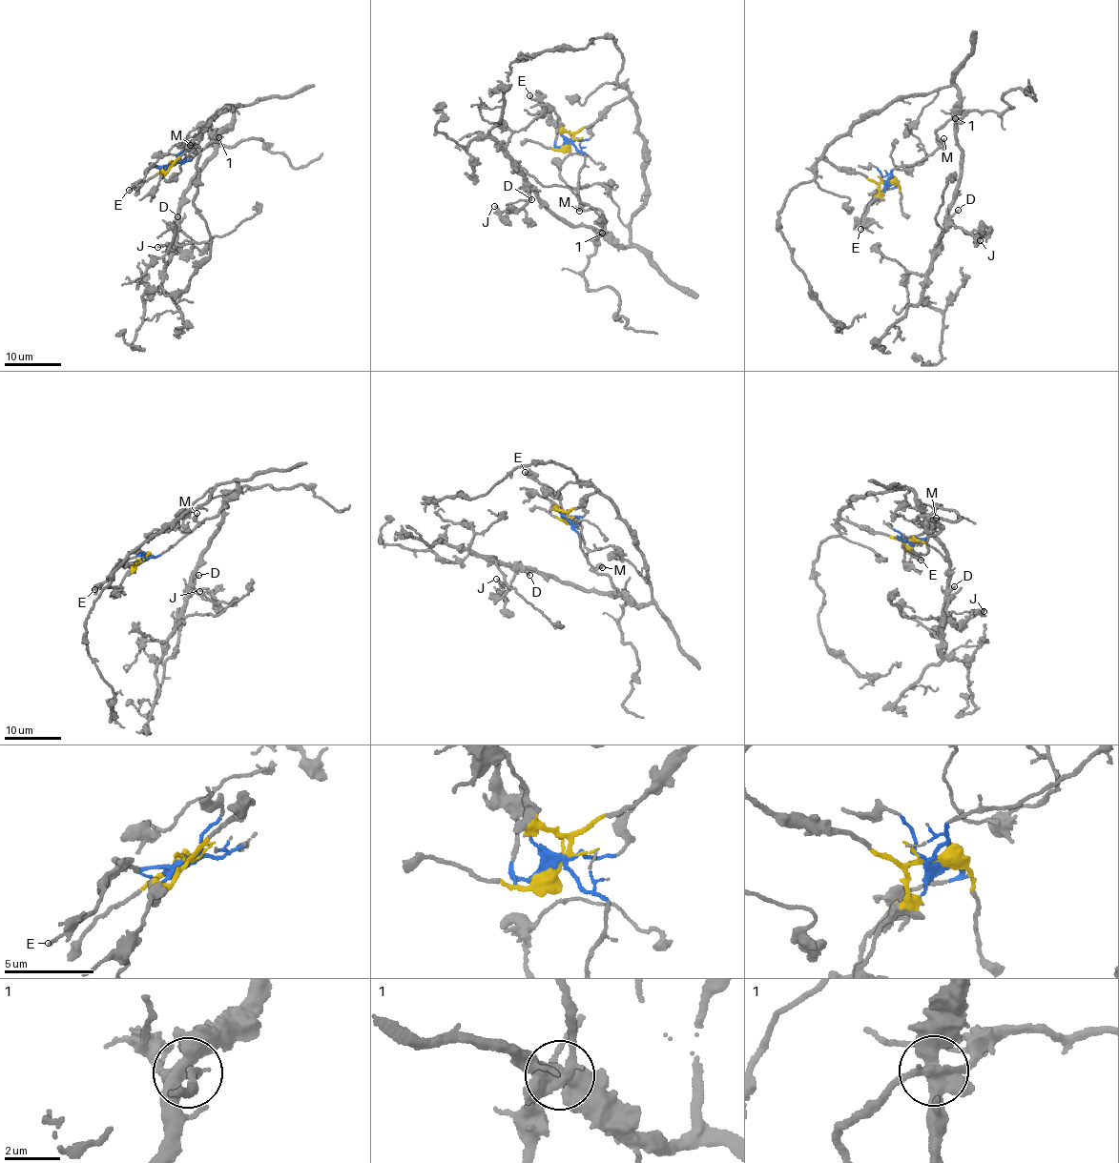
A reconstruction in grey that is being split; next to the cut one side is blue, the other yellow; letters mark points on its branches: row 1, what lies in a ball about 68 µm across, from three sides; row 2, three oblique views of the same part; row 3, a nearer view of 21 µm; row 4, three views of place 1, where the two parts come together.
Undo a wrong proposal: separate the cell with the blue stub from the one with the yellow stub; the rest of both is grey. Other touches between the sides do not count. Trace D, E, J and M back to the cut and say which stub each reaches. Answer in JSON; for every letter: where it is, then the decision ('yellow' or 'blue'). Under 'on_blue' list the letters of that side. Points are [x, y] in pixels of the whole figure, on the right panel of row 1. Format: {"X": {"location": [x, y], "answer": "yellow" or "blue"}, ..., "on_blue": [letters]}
{"D": {"location": [958, 210], "answer": "yellow"}, "E": {"location": [860, 229], "answer": "blue"}, "J": {"location": [980, 240], "answer": "yellow"}, "M": {"location": [943, 138], "answer": "blue"}, "on_blue": ["E", "M"]}

